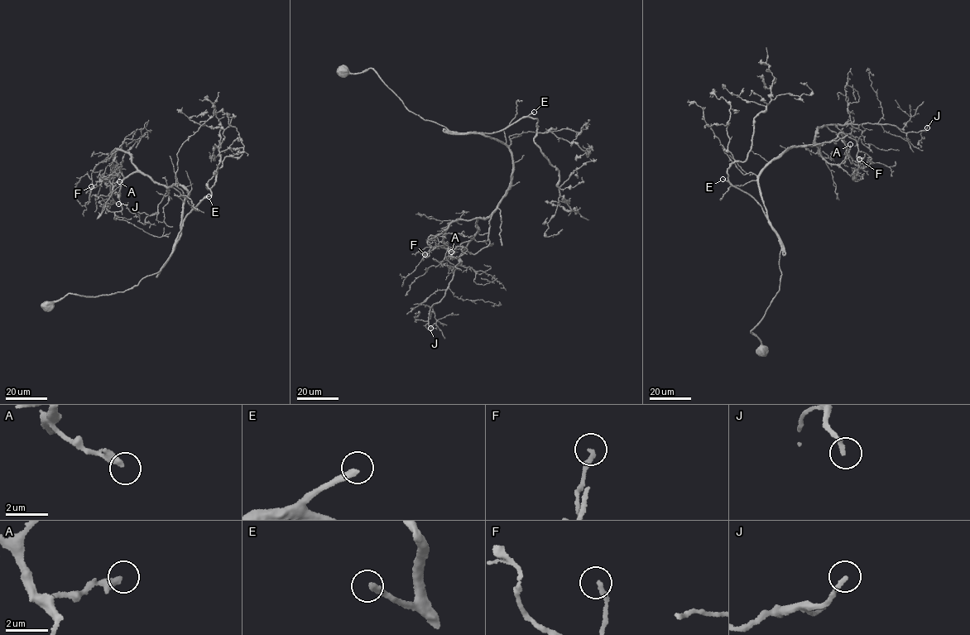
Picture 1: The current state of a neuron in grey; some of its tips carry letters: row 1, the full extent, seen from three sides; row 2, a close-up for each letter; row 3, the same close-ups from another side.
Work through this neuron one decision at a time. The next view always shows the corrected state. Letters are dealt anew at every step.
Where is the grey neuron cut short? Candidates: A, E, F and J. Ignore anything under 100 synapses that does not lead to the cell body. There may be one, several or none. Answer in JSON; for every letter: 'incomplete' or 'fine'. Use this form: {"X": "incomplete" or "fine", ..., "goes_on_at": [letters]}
{"A": "fine", "E": "incomplete", "F": "fine", "J": "fine", "goes_on_at": ["E"]}

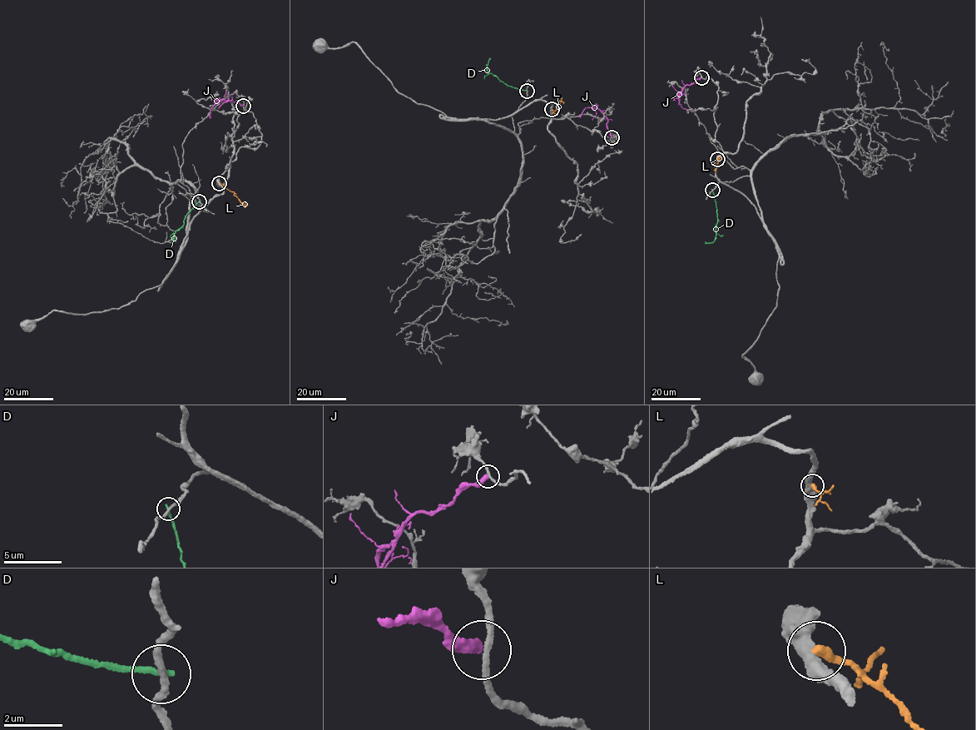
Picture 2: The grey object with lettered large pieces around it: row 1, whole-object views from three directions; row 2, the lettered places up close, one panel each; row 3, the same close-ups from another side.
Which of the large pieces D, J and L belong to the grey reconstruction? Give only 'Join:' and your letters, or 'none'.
Join: none

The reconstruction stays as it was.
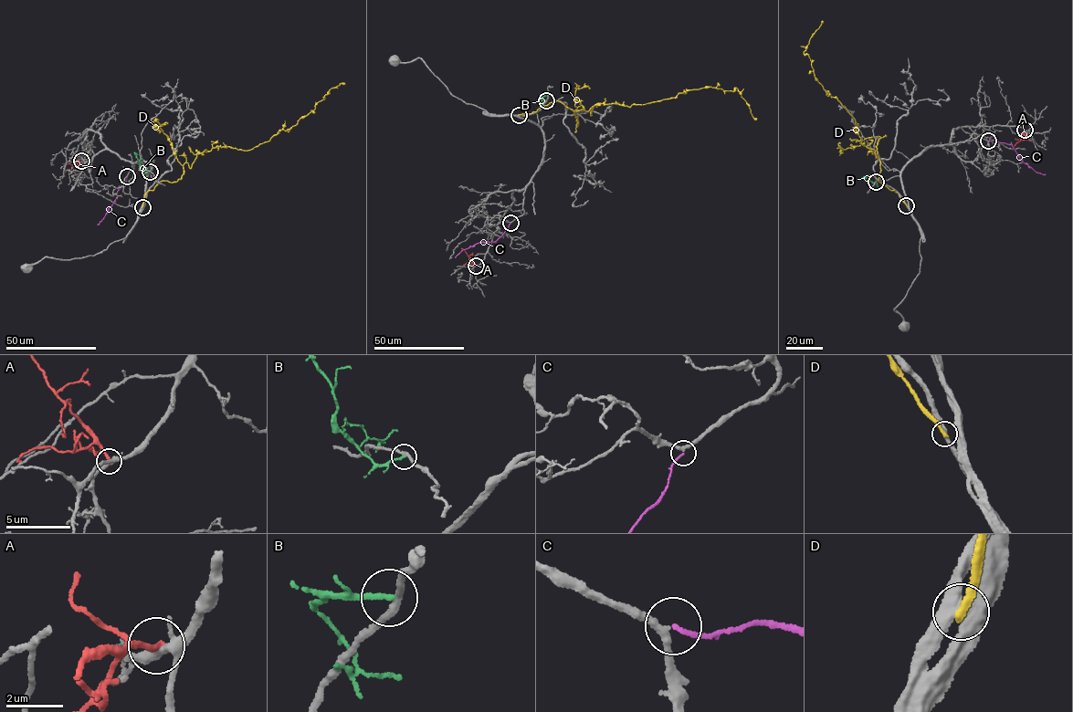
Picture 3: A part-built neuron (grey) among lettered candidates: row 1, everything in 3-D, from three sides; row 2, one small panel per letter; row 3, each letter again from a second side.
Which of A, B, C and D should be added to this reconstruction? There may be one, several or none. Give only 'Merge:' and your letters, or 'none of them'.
Merge: C

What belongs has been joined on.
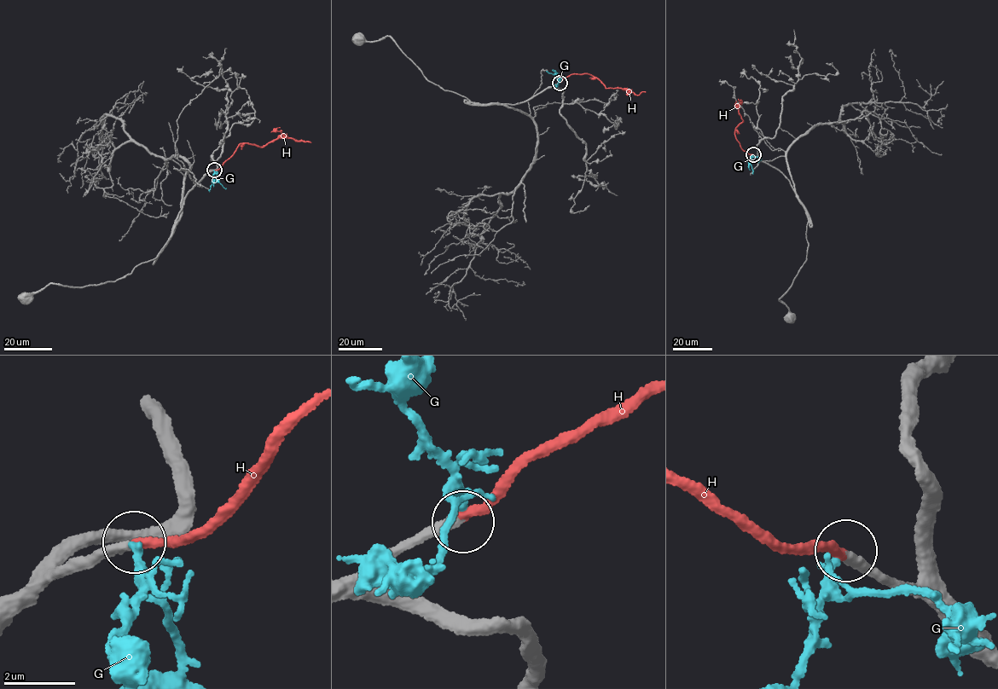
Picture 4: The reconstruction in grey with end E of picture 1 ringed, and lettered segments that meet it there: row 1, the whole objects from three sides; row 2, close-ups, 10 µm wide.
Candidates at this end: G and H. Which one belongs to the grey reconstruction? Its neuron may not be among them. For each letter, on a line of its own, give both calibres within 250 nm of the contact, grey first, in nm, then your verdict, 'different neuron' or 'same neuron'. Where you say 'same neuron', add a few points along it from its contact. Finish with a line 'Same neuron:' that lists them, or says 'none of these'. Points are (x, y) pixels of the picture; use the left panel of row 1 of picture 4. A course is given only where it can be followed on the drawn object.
G: calibres 280 and 220 nm; different neuron
H: calibres 280 and 260 nm; same neuron; course (214, 170), (219, 169), (238, 145), (246, 143), (260, 147), (281, 137), (310, 142)
Same neuron: H

